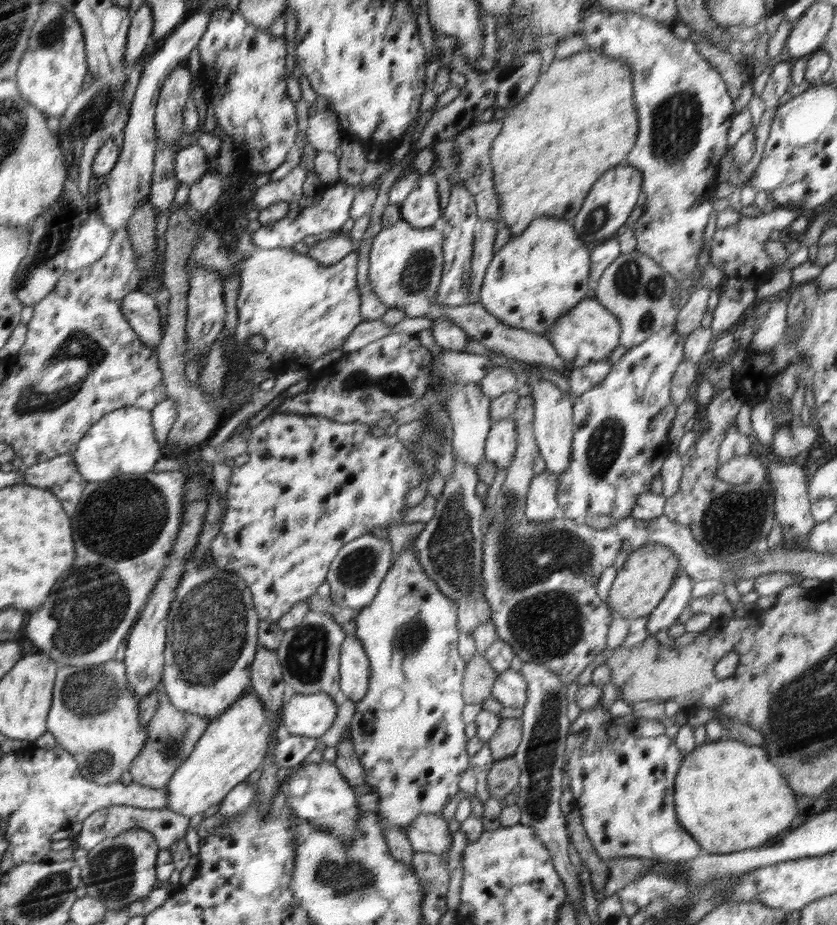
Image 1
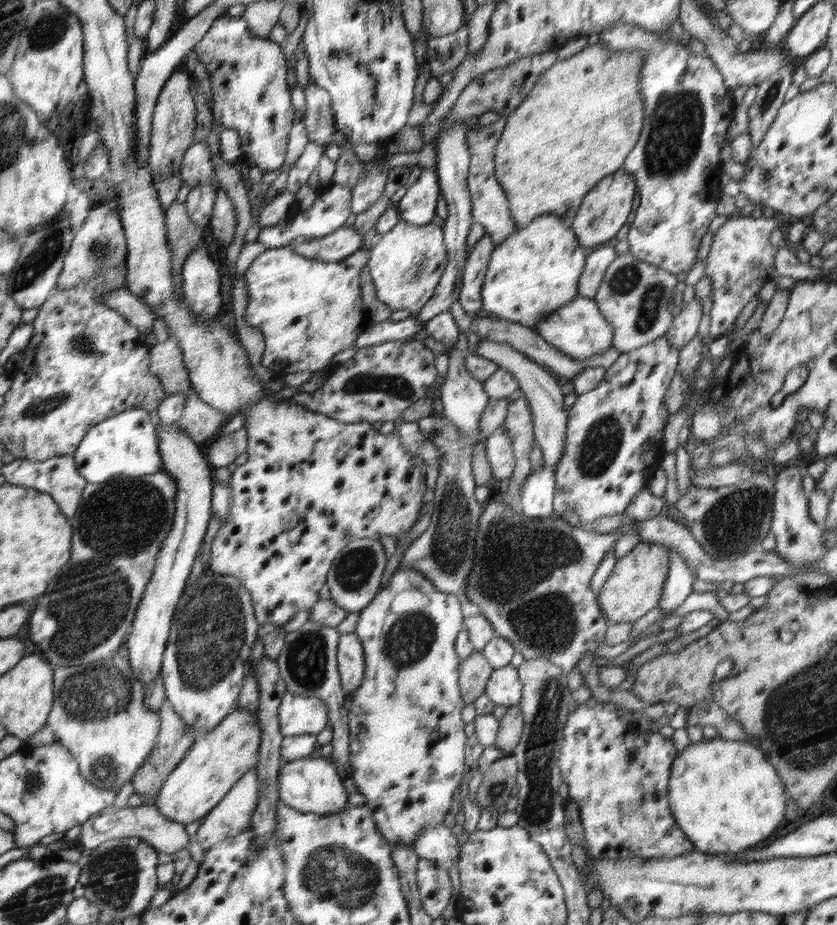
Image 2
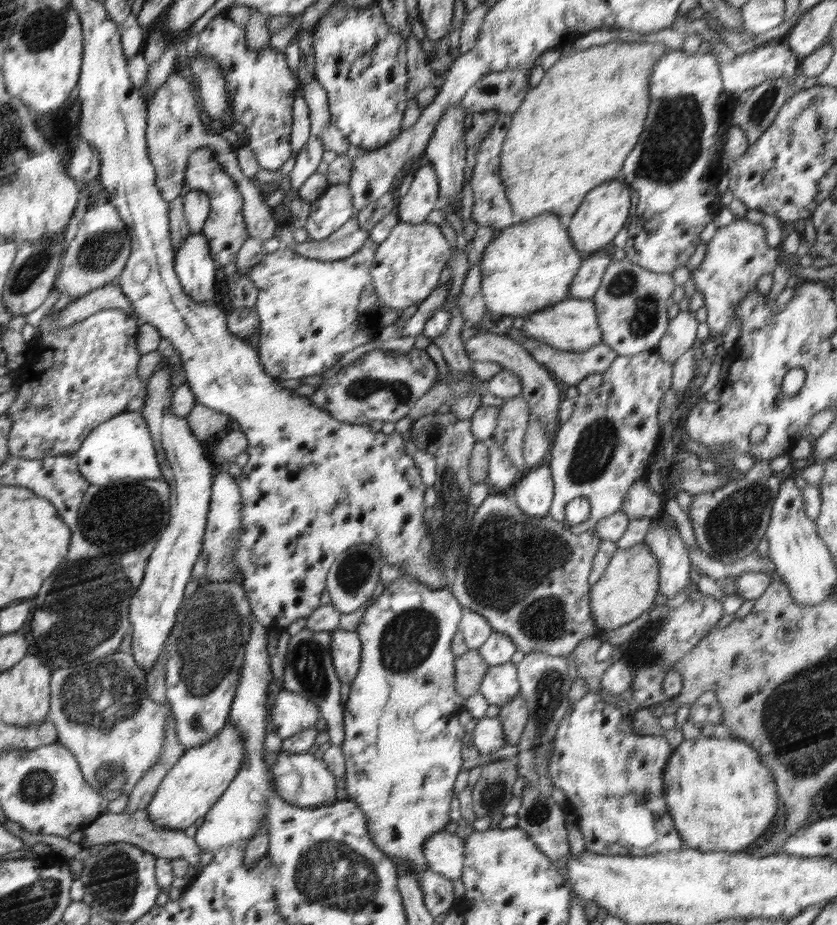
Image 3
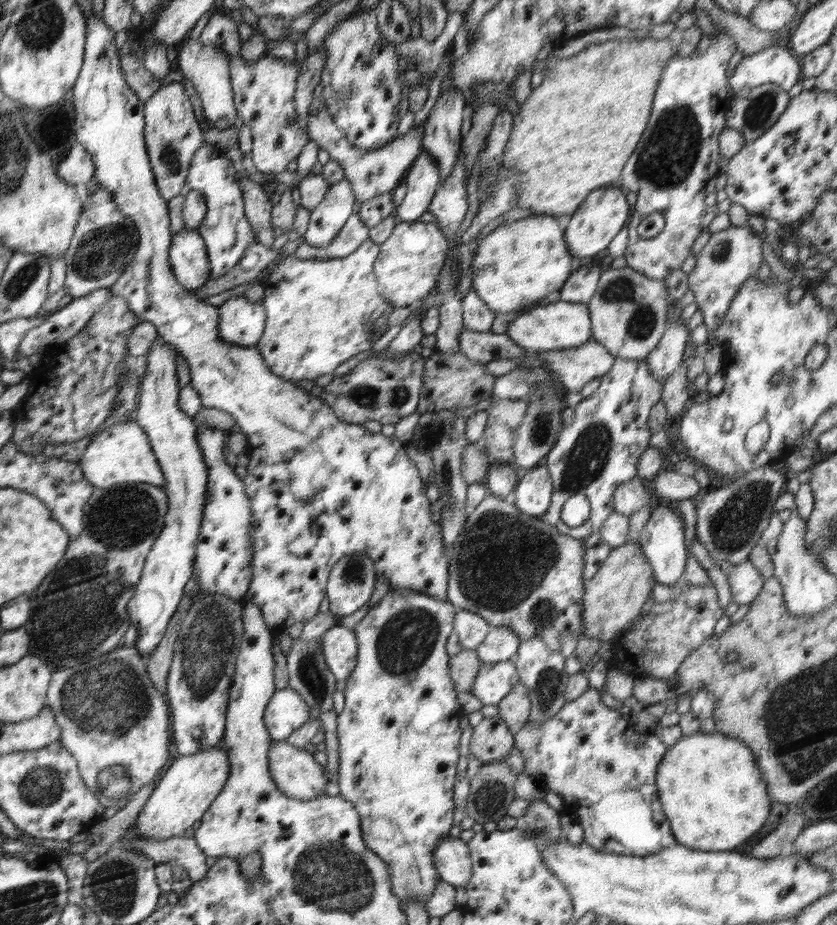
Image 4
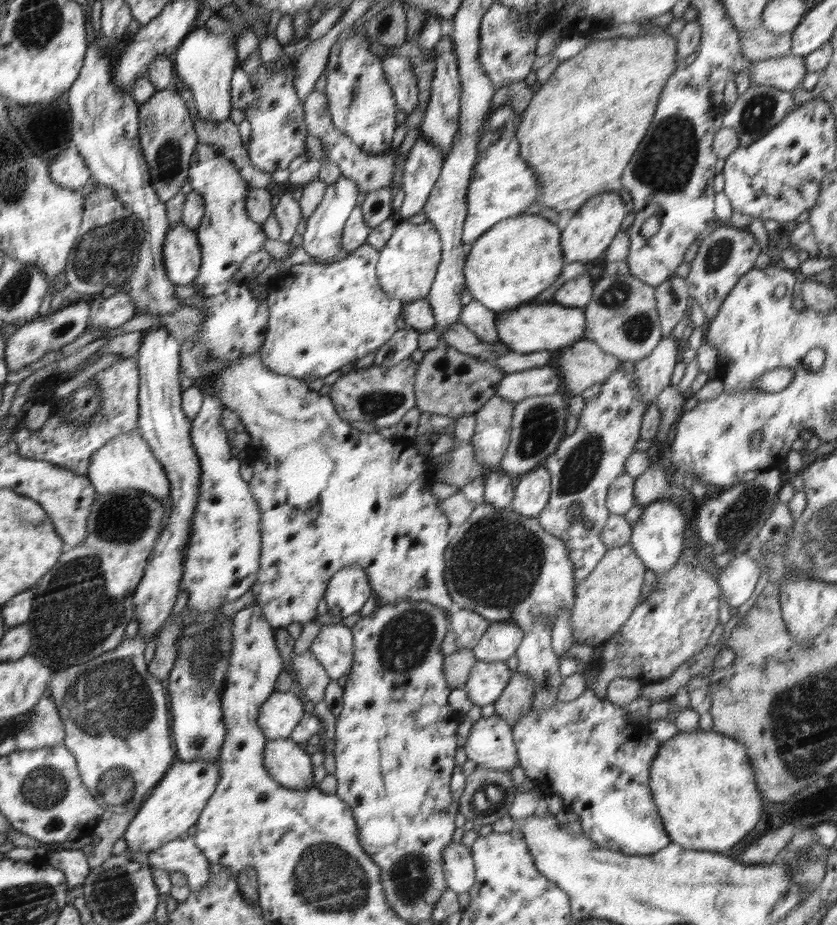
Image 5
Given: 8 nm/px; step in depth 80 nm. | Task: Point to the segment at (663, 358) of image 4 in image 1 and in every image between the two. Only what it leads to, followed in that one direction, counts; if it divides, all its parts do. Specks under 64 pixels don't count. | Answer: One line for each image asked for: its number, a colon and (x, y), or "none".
1: (689, 317)
2: (683, 329)
3: (680, 335)

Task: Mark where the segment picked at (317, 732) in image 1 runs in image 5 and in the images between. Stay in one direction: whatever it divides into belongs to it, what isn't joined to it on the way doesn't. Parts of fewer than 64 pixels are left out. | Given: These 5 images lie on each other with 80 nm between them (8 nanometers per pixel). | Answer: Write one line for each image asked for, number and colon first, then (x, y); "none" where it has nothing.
2: (297, 715)
3: (292, 713)
4: (286, 712)
5: (278, 717)

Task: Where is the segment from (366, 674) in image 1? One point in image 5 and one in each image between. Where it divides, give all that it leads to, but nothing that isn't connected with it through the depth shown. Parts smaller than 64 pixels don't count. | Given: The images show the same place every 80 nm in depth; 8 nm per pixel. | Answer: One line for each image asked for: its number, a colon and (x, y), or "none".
2: (351, 662)
3: (346, 646)
4: (339, 645)
5: (334, 648)

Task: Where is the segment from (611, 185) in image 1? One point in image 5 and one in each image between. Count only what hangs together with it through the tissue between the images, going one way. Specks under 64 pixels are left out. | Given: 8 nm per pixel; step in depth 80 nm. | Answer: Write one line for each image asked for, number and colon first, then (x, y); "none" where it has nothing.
2: (604, 211)
3: (604, 211)
4: (603, 214)
5: (593, 227)

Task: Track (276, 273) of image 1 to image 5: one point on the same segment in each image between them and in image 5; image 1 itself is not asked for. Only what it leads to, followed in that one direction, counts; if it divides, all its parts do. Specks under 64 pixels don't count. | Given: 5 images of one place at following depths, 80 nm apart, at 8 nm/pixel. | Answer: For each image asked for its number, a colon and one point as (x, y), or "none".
2: (308, 310)
3: (312, 312)
4: (319, 313)
5: (323, 316)

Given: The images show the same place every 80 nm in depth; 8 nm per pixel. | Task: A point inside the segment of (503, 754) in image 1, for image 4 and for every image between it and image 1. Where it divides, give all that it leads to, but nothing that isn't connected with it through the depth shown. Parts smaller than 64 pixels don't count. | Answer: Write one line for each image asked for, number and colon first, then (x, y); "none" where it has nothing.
2: (510, 729)
3: (514, 715)
4: (514, 709)

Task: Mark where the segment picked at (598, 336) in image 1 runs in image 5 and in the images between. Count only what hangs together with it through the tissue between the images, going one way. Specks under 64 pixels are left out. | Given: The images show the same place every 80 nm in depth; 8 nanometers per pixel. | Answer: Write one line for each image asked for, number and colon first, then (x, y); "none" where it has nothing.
2: (577, 328)
3: (570, 325)
4: (557, 324)
5: (549, 326)

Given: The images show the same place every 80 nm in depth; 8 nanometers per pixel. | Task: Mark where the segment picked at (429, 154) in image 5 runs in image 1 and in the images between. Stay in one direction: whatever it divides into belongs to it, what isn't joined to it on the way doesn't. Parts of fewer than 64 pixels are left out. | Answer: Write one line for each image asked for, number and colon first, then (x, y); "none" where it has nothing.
1: (421, 209)
2: (418, 207)
3: (415, 206)
4: (422, 178)

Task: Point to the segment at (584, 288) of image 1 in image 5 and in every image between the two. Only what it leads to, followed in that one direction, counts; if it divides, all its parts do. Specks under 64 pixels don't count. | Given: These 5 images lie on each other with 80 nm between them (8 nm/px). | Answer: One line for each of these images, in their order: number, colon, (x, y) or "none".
2: (535, 270)
3: (527, 267)
4: (521, 262)
5: (511, 264)

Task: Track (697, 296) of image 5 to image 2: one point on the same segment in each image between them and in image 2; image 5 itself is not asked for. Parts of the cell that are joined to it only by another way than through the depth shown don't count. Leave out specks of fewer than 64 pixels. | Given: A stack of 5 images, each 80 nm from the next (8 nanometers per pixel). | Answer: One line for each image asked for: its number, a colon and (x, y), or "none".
2: (741, 259)
3: (737, 255)
4: (731, 256)

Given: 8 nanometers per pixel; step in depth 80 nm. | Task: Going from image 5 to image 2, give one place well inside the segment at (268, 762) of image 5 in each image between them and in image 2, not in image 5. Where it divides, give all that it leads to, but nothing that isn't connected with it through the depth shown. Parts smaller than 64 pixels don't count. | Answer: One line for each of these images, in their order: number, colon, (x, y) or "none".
2: (312, 785)
3: (301, 779)
4: (296, 772)

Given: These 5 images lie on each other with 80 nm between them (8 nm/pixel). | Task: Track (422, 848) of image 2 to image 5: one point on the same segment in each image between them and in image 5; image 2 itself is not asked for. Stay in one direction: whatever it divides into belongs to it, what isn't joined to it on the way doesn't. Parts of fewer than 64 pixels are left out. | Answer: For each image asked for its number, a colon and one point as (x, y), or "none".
3: (444, 852)
4: (452, 858)
5: (459, 869)

